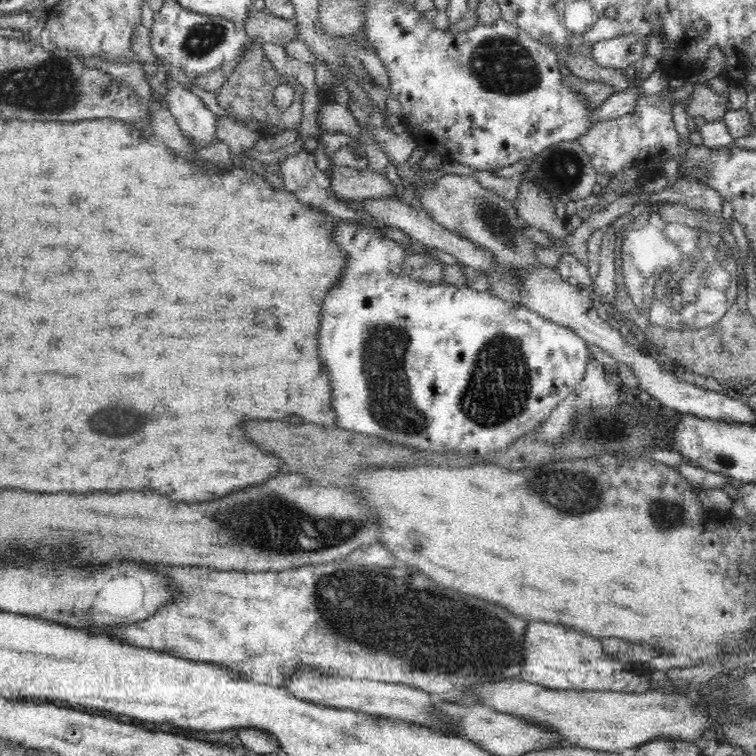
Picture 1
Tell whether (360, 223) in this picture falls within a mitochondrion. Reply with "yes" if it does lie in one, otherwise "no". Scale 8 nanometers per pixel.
no

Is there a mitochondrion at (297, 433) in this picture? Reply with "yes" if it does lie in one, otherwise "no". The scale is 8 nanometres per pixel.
no

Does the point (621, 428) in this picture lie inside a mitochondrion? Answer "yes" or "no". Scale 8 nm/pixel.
yes

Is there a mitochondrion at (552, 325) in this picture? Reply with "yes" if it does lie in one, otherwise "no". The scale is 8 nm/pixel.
no

